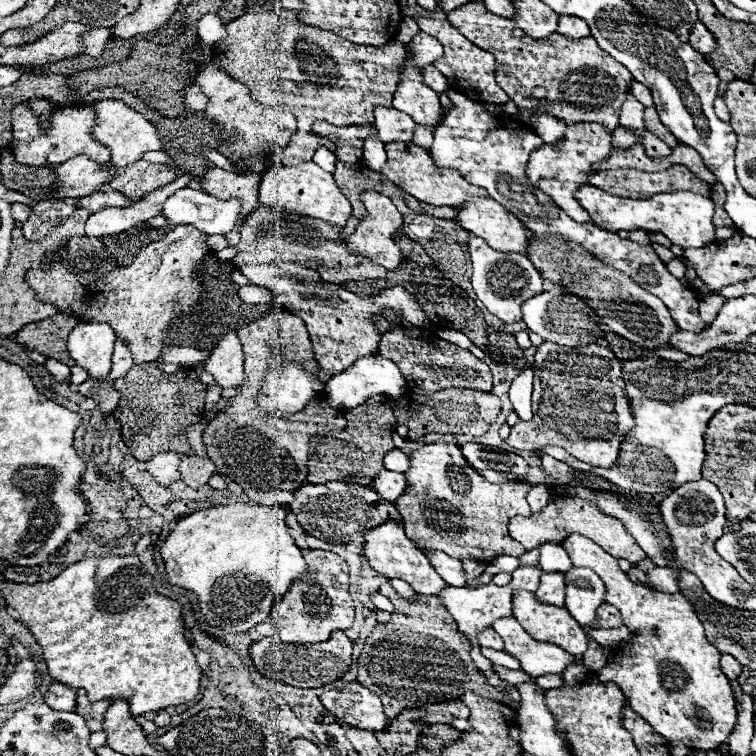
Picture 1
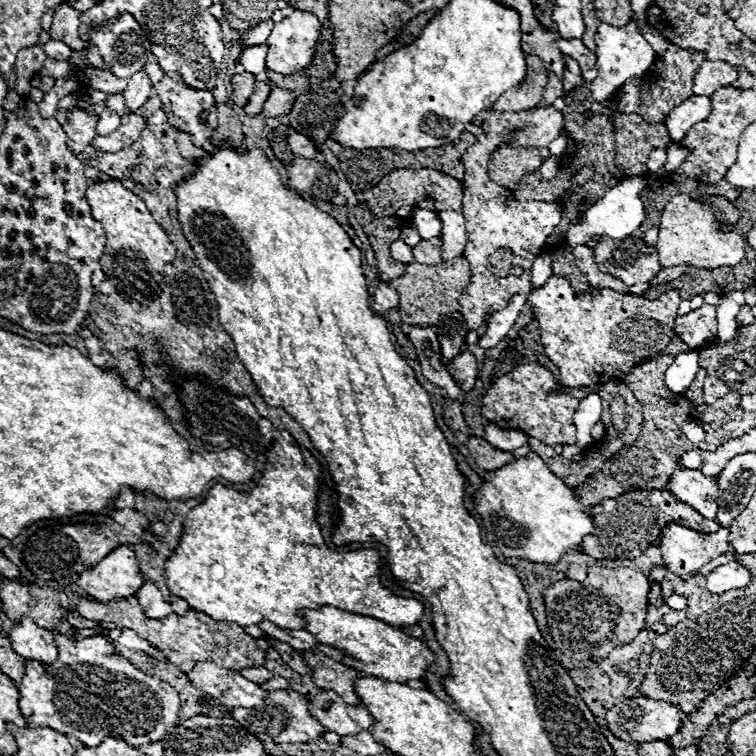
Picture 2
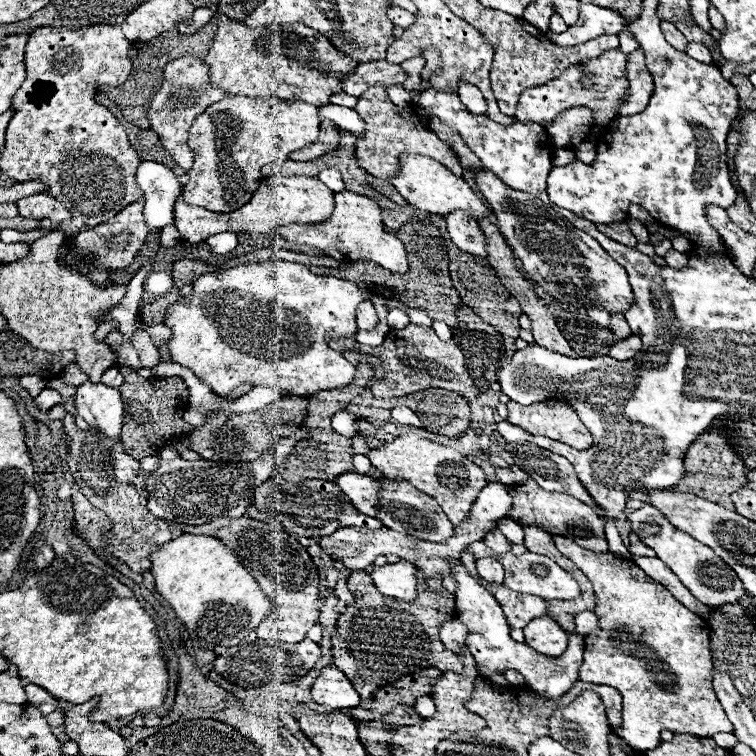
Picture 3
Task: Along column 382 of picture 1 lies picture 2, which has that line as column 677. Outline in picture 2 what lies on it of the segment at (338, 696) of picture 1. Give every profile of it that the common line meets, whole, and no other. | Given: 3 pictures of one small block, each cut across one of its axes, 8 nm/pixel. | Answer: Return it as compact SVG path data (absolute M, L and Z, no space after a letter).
M644 696L640 698L626 698L620 704L612 706L606 712L606 728L620 740L628 742L652 742L652 740L668 740L674 736L682 724L682 718L686 714L680 712L674 704L664 700L648 700Z

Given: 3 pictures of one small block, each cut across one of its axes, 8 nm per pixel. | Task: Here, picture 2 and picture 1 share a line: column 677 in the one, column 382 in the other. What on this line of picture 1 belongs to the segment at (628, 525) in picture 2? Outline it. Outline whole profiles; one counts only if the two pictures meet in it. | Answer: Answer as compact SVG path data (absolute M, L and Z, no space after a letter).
M328 482L328 484L304 484L294 490L294 502L288 504L290 512L296 514L300 526L308 530L310 536L320 538L330 544L346 544L346 542L364 542L368 530L388 522L398 520L400 514L392 502L380 500L376 492L362 484L348 482Z

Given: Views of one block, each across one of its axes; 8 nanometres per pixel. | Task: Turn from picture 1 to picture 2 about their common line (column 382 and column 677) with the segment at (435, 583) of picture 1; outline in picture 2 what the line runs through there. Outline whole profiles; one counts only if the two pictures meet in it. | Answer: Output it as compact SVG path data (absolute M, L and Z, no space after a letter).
M670 522L660 534L660 550L666 568L678 576L686 576L728 550L728 528L700 534Z

